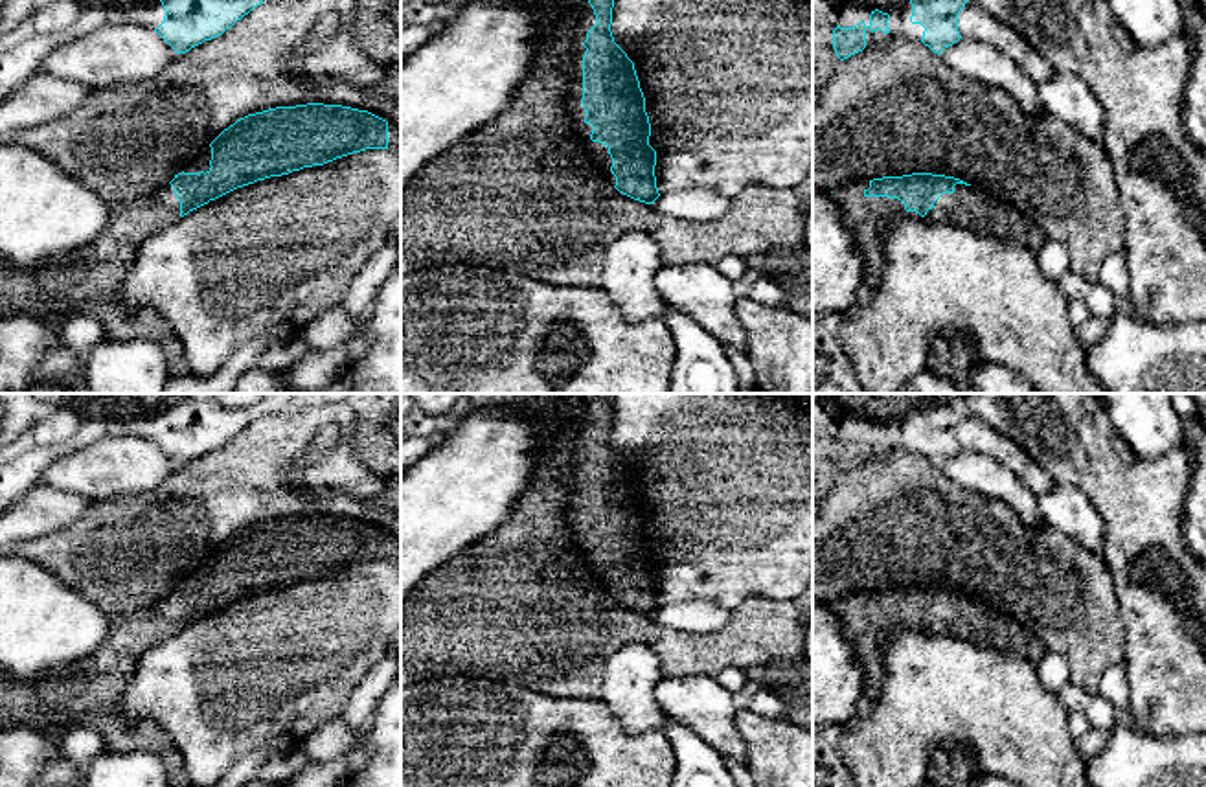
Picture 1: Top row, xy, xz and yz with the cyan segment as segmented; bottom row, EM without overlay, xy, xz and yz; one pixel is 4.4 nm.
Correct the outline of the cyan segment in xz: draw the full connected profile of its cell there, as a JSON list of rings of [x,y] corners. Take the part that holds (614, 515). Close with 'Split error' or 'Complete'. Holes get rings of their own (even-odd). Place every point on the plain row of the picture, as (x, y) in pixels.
[[[594,394],[592,405],[583,419],[570,462],[566,519],[572,544],[612,599],[634,612],[653,616],[660,609],[654,588],[656,563],[649,557],[651,535],[634,474],[614,454],[610,443],[612,394]]]. Split error

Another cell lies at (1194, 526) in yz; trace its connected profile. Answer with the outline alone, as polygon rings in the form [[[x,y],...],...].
[[[1188,394],[1199,408],[1199,419],[1204,427],[1204,436],[1197,449],[1197,463],[1191,471],[1189,493],[1184,511],[1184,539],[1188,550],[1206,563],[1206,394]]]

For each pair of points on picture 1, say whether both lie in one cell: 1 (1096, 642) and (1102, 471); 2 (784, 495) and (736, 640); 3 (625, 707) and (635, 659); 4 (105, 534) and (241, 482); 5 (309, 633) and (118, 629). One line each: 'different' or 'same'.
1: different
2: different
3: same
4: same
5: different

